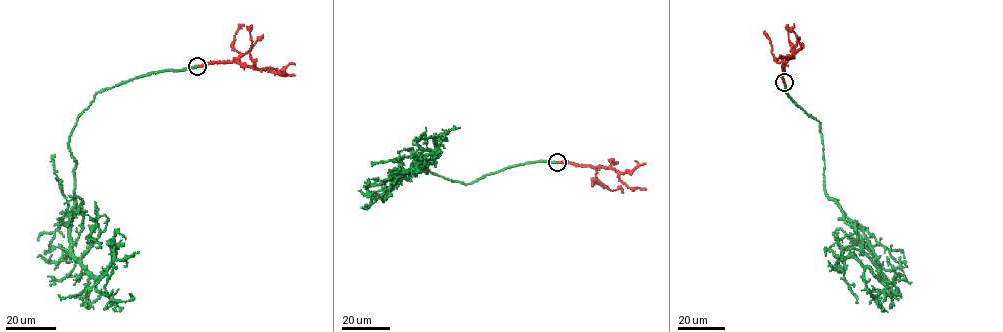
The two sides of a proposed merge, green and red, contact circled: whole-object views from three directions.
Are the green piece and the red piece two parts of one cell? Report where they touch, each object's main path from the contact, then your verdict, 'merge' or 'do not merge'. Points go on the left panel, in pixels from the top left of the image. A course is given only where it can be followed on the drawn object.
at (197, 66); green runs (196, 65), (101, 91), (71, 133), (72, 256), (101, 276), (114, 245), (109, 296); red runs (196, 65), (232, 61), (278, 70), (294, 64); merge

